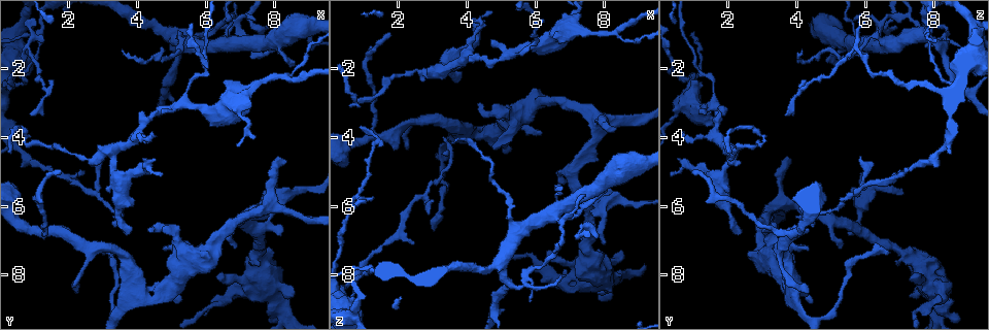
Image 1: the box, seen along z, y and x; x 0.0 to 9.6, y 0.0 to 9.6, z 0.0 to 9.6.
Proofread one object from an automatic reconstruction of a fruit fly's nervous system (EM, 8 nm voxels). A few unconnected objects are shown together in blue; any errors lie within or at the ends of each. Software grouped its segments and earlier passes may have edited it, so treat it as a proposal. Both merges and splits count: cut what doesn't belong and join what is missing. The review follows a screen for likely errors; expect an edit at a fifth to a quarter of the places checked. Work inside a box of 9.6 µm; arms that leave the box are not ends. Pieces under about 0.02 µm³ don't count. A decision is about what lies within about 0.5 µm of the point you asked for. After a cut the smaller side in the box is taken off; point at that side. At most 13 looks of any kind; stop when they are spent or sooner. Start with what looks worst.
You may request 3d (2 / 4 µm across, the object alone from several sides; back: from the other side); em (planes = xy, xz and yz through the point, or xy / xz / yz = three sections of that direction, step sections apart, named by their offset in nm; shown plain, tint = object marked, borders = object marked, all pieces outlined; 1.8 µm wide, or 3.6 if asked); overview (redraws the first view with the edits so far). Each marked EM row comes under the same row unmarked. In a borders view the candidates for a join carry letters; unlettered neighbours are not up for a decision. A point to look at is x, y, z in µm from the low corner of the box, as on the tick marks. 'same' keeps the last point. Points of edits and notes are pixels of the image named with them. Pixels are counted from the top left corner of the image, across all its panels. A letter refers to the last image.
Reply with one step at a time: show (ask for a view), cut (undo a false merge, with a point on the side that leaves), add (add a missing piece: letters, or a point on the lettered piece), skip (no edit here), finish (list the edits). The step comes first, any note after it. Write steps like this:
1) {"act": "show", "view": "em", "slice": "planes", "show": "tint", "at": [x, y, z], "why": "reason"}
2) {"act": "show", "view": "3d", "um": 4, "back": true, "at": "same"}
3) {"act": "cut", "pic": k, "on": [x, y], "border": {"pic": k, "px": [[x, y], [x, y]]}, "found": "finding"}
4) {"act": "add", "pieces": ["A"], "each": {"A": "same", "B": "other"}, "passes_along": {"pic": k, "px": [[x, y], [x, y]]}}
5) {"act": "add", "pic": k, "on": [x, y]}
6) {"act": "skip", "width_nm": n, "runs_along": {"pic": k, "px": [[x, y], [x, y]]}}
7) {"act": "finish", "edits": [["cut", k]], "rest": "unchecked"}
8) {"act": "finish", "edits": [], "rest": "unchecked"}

{"act": "show", "view": "em", "um": 3.6, "slice": "xy", "step": 4, "show": "tint", "at": [8.25, 8.95, 8.10], "why": "arms part here"}

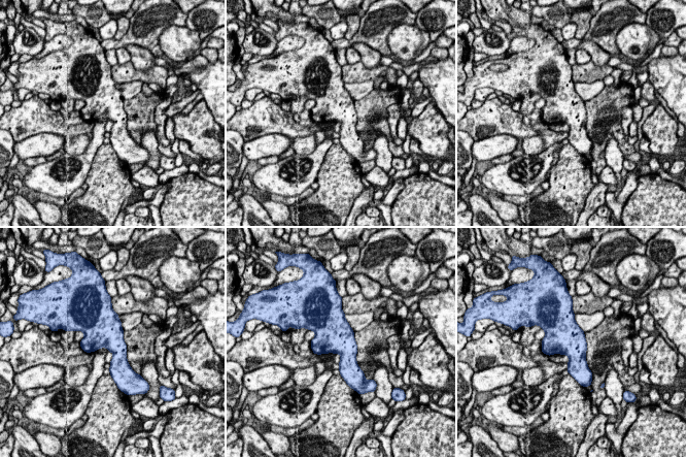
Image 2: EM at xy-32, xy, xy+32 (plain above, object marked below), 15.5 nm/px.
{"act": "show", "view": "em", "um": 3.6, "slice": "planes", "show": "tint", "at": "same"}

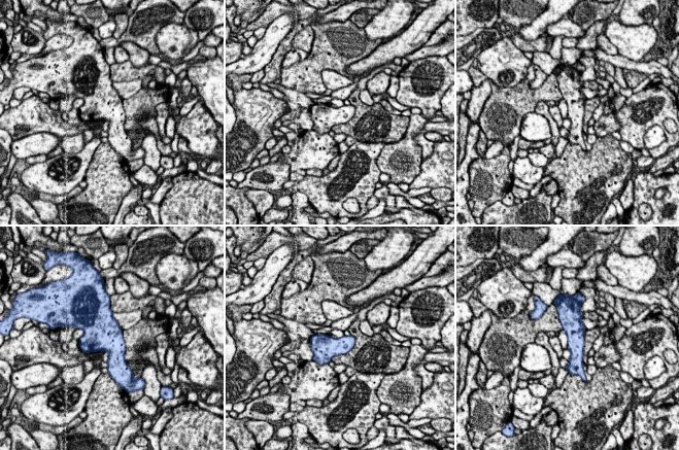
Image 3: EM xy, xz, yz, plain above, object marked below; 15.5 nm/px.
{"act": "show", "view": "em", "um": 3.6, "slice": "planes", "show": "borders", "at": "same", "why": "what lies round it"}

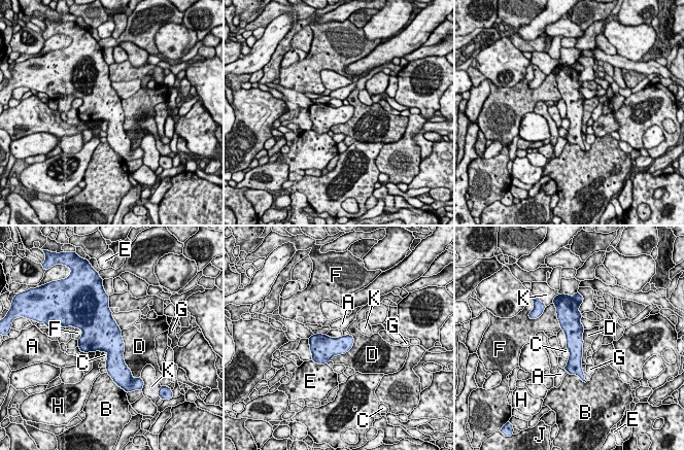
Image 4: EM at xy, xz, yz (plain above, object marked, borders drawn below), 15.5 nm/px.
{"act": "skip", "each": {"A": "other", "B": "other", "C": "other", "D": "other", "E": "other", "F": "other", "G": "other", "H": "other", "J": "other", "K": "other"}, "found": "one cell here"}

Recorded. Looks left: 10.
{"act": "show", "view": "em", "slice": "yz", "step": 4, "show": "borders", "at": [4.05, 3.85, 0.70], "why": "tapers out"}

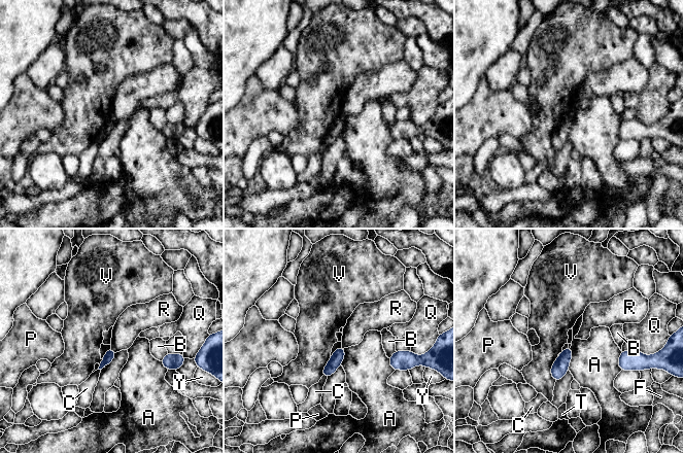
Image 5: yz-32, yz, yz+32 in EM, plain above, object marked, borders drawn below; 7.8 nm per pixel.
{"act": "skip", "each": {"A": "other", "B": "other", "C": "other", "F": "other", "P": "other", "Q": "other", "R": "other", "T": "other", "V": "other", "Y": "other"}, "border": {"pic": 5, "px": [[558, 356], [551, 368], [554, 381]]}, "found": "none of them fits"}

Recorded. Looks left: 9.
{"act": "show", "view": "em", "slice": "planes", "show": "borders", "at": [4.00, 8.35, 3.95], "why": "thin neck"}

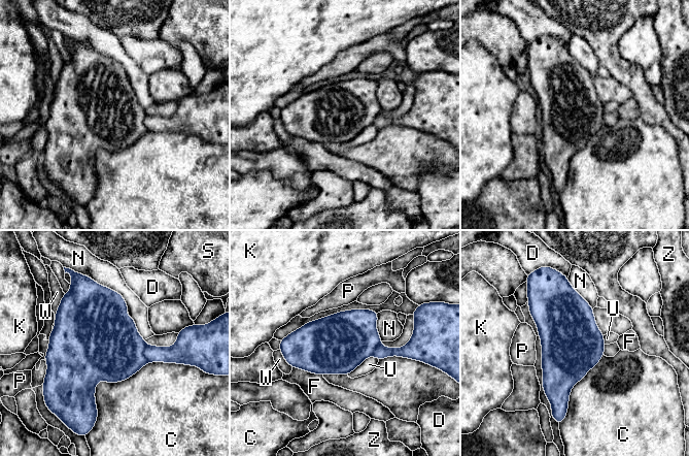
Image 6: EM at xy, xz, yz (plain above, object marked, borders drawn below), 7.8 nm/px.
{"act": "skip", "width_nm": 460, "each": {"C": "other", "D": "other", "F": "other", "K": "other", "N": "other", "P": "other", "S": "other", "U": "other", "W": "other", "Z": "other"}, "border": {"pic": 6, "px": [[378, 359], [366, 357], [348, 375]]}, "found": "continuous, no second cell"}

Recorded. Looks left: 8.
{"act": "show", "view": "em", "slice": "xz", "step": 8, "show": "borders", "at": [8.35, 2.20, 0.95], "why": "side arm on a straight run"}

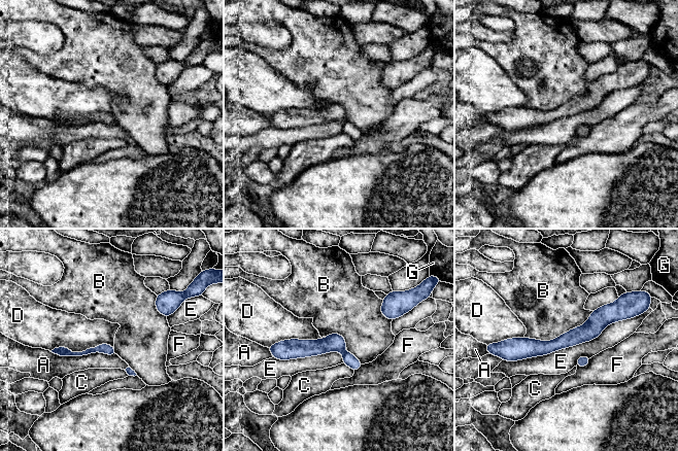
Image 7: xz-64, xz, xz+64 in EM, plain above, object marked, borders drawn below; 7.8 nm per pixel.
{"act": "show", "view": "em", "slice": "planes", "show": "borders", "at": "same", "why": "cut it another way"}

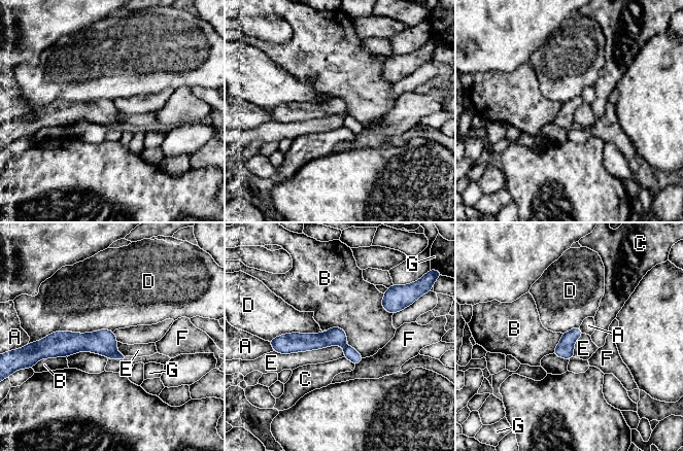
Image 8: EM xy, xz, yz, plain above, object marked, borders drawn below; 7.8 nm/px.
{"act": "skip", "width_nm": 130, "each": {"A": "other", "B": "other", "C": "other", "D": "other", "E": "other", "F": "other", "G": "other"}, "runs_along": {"pic": 8, "px": [[278, 343], [339, 341], [359, 359]]}, "found": "continuous, no second cell"}

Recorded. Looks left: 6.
{"act": "show", "view": "em", "slice": "planes", "show": "tint", "at": [1.30, 6.80, 3.85], "why": "two arms in line, one across"}

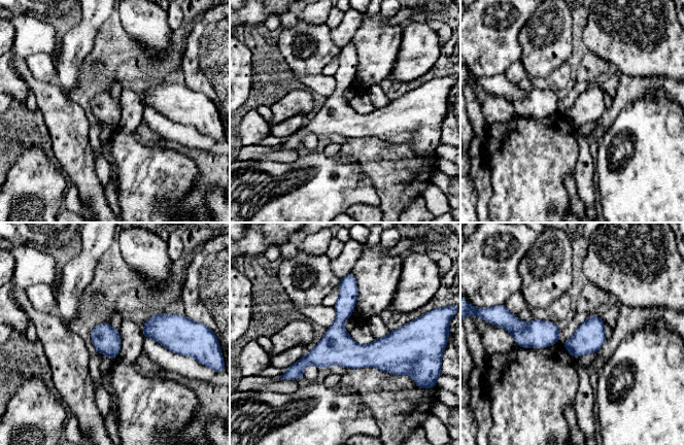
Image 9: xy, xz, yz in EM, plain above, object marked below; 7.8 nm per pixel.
{"act": "show", "view": "em", "slice": "planes", "show": "borders", "at": "same"}

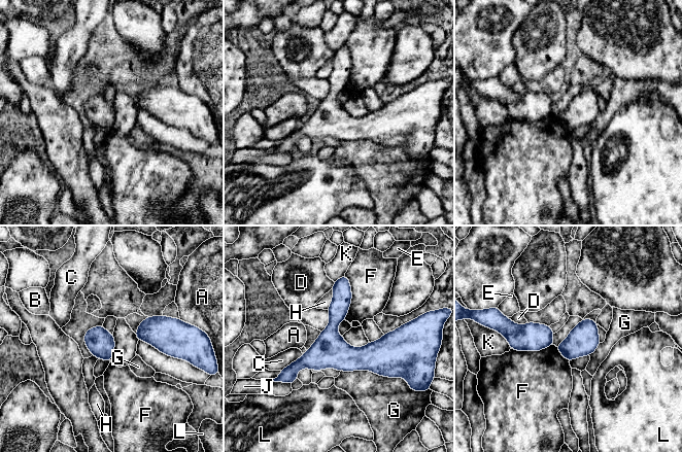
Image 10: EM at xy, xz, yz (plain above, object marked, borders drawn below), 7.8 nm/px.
{"act": "skip", "longest_contact_nm": ["G", 480], "each": {"A": "other", "B": "other", "C": "other", "D": "other", "E": "other", "F": "other", "G": "other", "H": "other", "J": "other", "K": "other", "L": "other"}, "border": {"pic": 10, "px": [[511, 348], [553, 345], [569, 360]]}, "found": "one cell here"}

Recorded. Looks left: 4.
{"act": "finish", "edits": [], "rest": "unchecked"}

